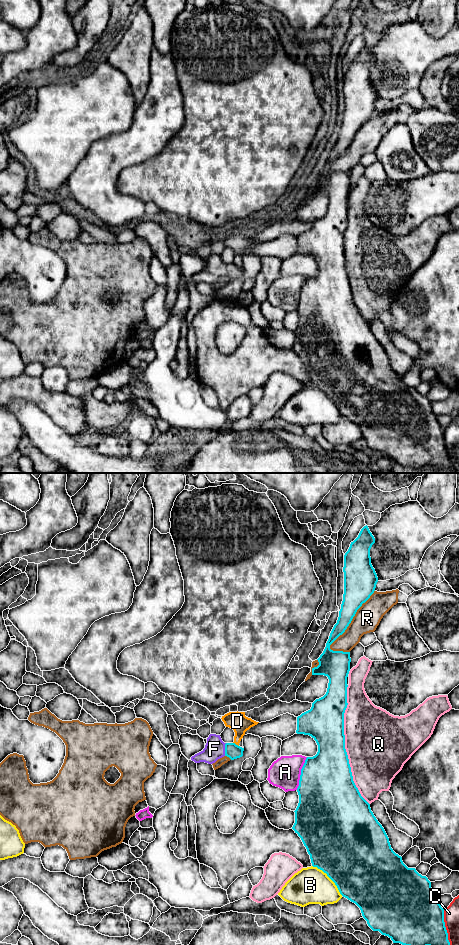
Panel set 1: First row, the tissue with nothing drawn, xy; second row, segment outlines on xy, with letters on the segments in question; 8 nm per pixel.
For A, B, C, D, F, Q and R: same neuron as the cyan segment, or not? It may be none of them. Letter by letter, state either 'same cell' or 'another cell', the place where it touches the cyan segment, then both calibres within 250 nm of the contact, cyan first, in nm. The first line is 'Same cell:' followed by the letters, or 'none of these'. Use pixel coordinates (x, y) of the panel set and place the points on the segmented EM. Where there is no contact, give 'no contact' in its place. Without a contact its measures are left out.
Same cell: F
A: another cell | xy (301, 773) | 460/240 nm
B: another cell | xy (329, 877) | 500/300 nm
C: another cell | xy (445, 927) | 440/130 nm
D: another cell | xy (235, 744) | 120/150 nm
F: same cell | xy (225, 749) | 120/160 nm
Q: another cell | xy (344, 745) | 340/500 nm
R: another cell | xy (351, 620) | 220/200 nm

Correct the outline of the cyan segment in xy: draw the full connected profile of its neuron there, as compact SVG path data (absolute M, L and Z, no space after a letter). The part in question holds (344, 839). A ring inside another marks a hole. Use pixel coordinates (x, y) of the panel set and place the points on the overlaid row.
M364 526L358 537L351 542L350 547L348 551L344 555L344 594L343 594L343 601L341 604L341 609L339 611L339 617L337 620L337 623L334 625L329 639L326 643L326 647L323 651L323 653L320 655L320 657L317 659L319 662L319 665L317 667L312 668L312 675L324 675L327 676L329 679L328 688L326 694L316 699L312 703L312 707L310 710L302 713L300 716L297 717L297 734L304 734L311 736L318 745L318 752L313 757L307 757L305 760L305 763L301 769L301 775L299 780L299 786L297 788L297 792L299 795L299 803L296 808L295 812L295 823L292 827L292 829L295 831L295 833L298 834L298 836L301 838L304 846L307 849L308 854L310 855L311 863L313 867L317 867L318 869L322 870L324 873L327 874L327 876L335 883L337 886L340 894L350 900L351 902L355 903L361 910L363 918L367 921L368 926L373 931L379 931L382 935L388 936L393 943L400 943L402 945L450 945L450 942L448 940L448 933L445 927L444 922L444 909L441 907L437 900L437 896L433 892L431 888L431 882L428 880L426 876L422 876L419 874L415 868L408 868L402 861L402 857L396 854L393 849L391 848L389 838L382 827L382 825L378 822L376 817L374 816L373 812L371 811L370 804L361 796L358 788L356 787L353 776L351 772L351 767L349 764L348 755L345 749L345 735L344 735L344 713L347 708L347 677L350 671L350 652L343 652L343 651L333 651L330 649L330 645L340 636L342 635L349 624L351 623L353 617L355 616L357 610L362 606L363 603L365 603L370 596L374 593L376 584L378 582L378 577L375 572L375 569L373 568L371 564L371 557L370 557L370 549L372 545L375 543L375 538L370 532L368 526Z

